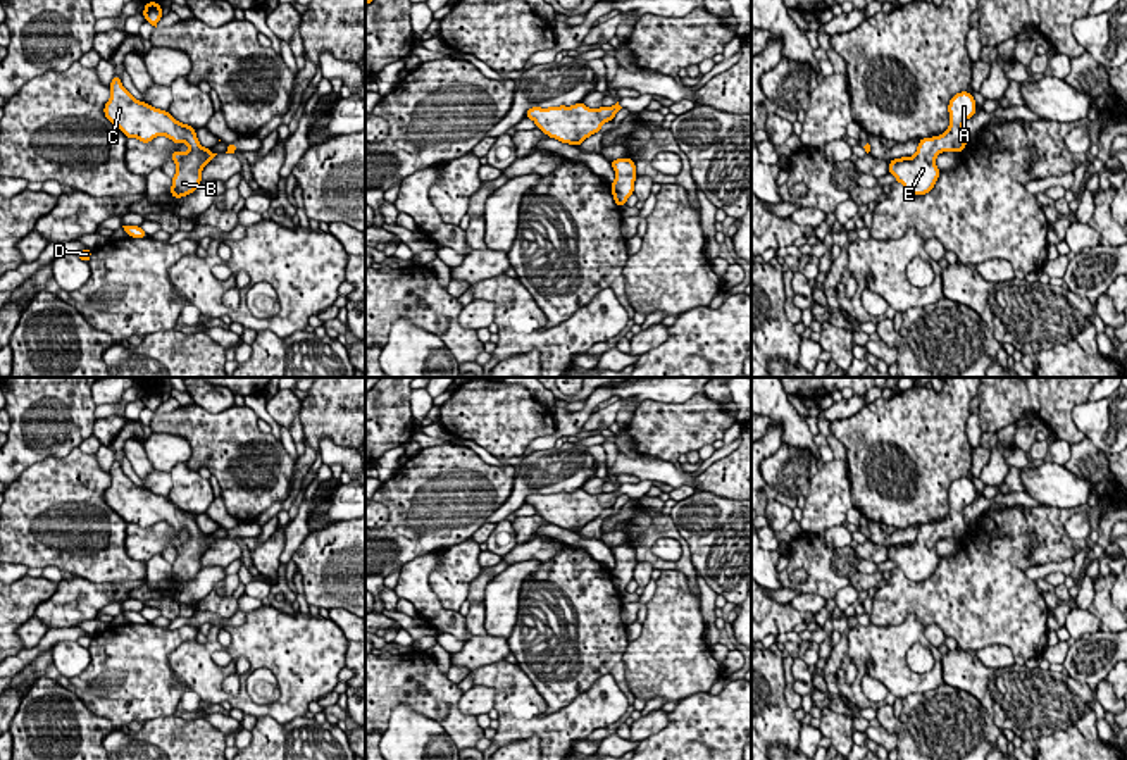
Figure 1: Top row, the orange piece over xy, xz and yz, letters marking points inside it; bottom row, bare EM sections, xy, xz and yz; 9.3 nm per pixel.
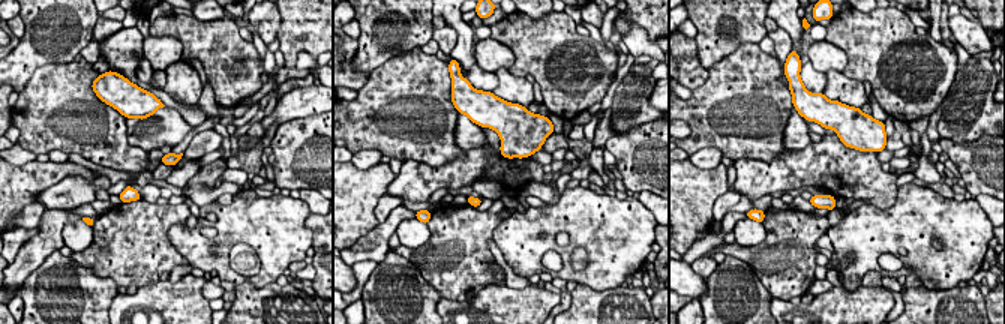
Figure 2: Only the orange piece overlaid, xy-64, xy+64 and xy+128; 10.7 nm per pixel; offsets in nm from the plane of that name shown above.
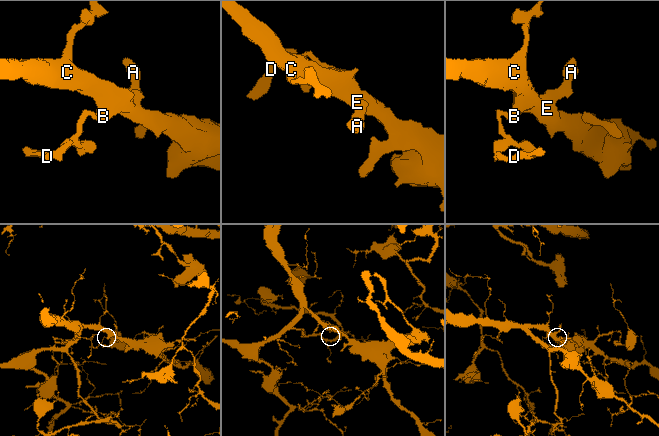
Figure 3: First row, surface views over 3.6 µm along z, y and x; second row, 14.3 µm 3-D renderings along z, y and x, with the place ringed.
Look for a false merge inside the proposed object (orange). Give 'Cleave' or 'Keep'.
Keep

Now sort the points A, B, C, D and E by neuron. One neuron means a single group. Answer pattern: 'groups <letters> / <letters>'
groups A B C D E

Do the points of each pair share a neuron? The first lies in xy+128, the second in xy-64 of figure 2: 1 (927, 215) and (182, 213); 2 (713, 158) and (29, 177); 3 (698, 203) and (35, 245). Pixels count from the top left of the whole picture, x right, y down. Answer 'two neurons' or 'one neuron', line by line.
1: two neurons
2: two neurons
3: two neurons

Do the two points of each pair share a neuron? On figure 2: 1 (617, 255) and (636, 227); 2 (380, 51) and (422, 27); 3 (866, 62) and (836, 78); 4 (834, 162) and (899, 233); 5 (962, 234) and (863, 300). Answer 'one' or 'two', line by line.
1: one
2: one
3: two
4: two
5: two

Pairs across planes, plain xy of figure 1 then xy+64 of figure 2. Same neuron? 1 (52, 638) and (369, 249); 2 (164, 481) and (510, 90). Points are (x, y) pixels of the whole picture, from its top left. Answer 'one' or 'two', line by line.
1: one
2: two

